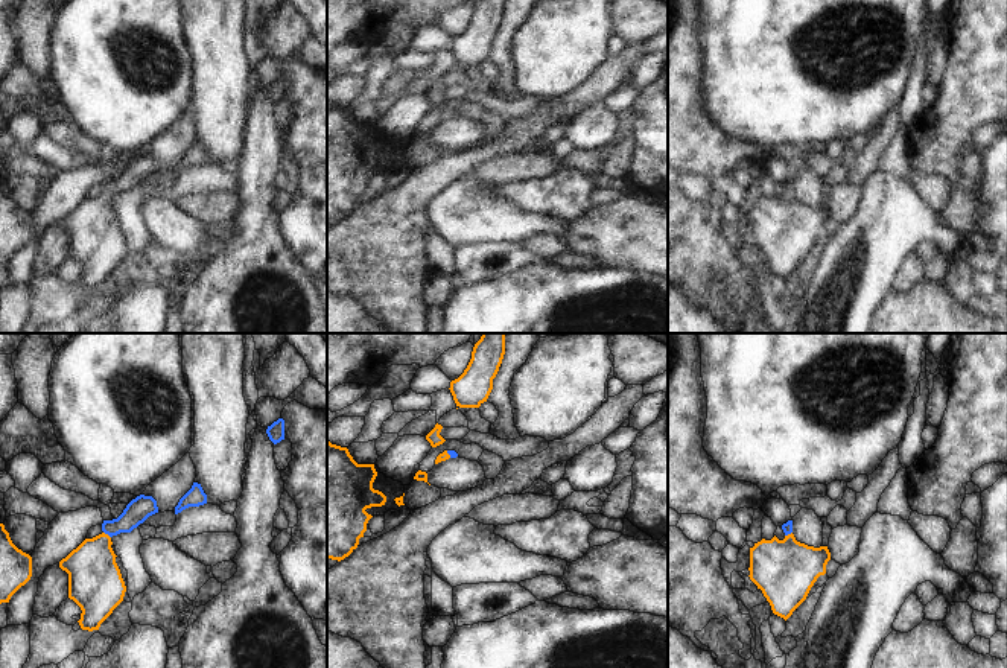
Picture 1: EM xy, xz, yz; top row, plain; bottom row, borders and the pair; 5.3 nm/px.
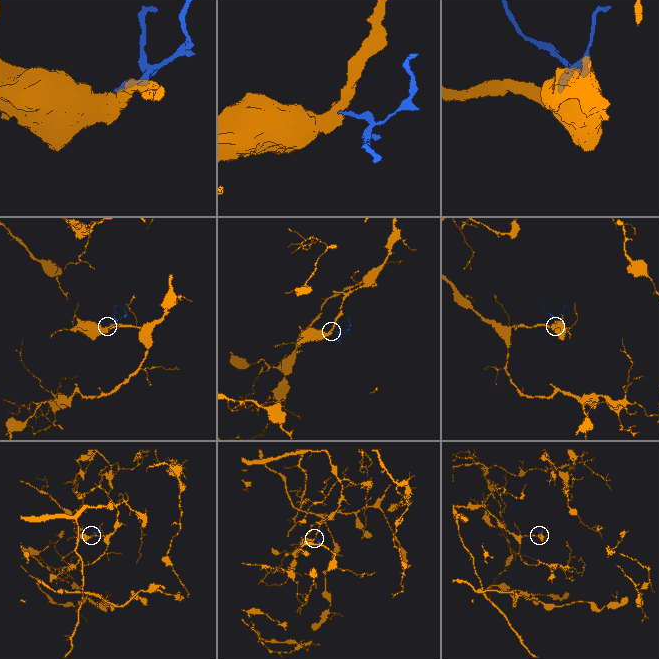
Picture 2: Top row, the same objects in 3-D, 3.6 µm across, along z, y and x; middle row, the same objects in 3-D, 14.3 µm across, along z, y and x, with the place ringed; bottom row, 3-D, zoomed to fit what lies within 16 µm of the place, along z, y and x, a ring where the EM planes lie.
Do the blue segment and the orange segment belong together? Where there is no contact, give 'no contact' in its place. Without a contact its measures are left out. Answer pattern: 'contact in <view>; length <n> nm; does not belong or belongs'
contact in xy; length 50 nm; belongs

